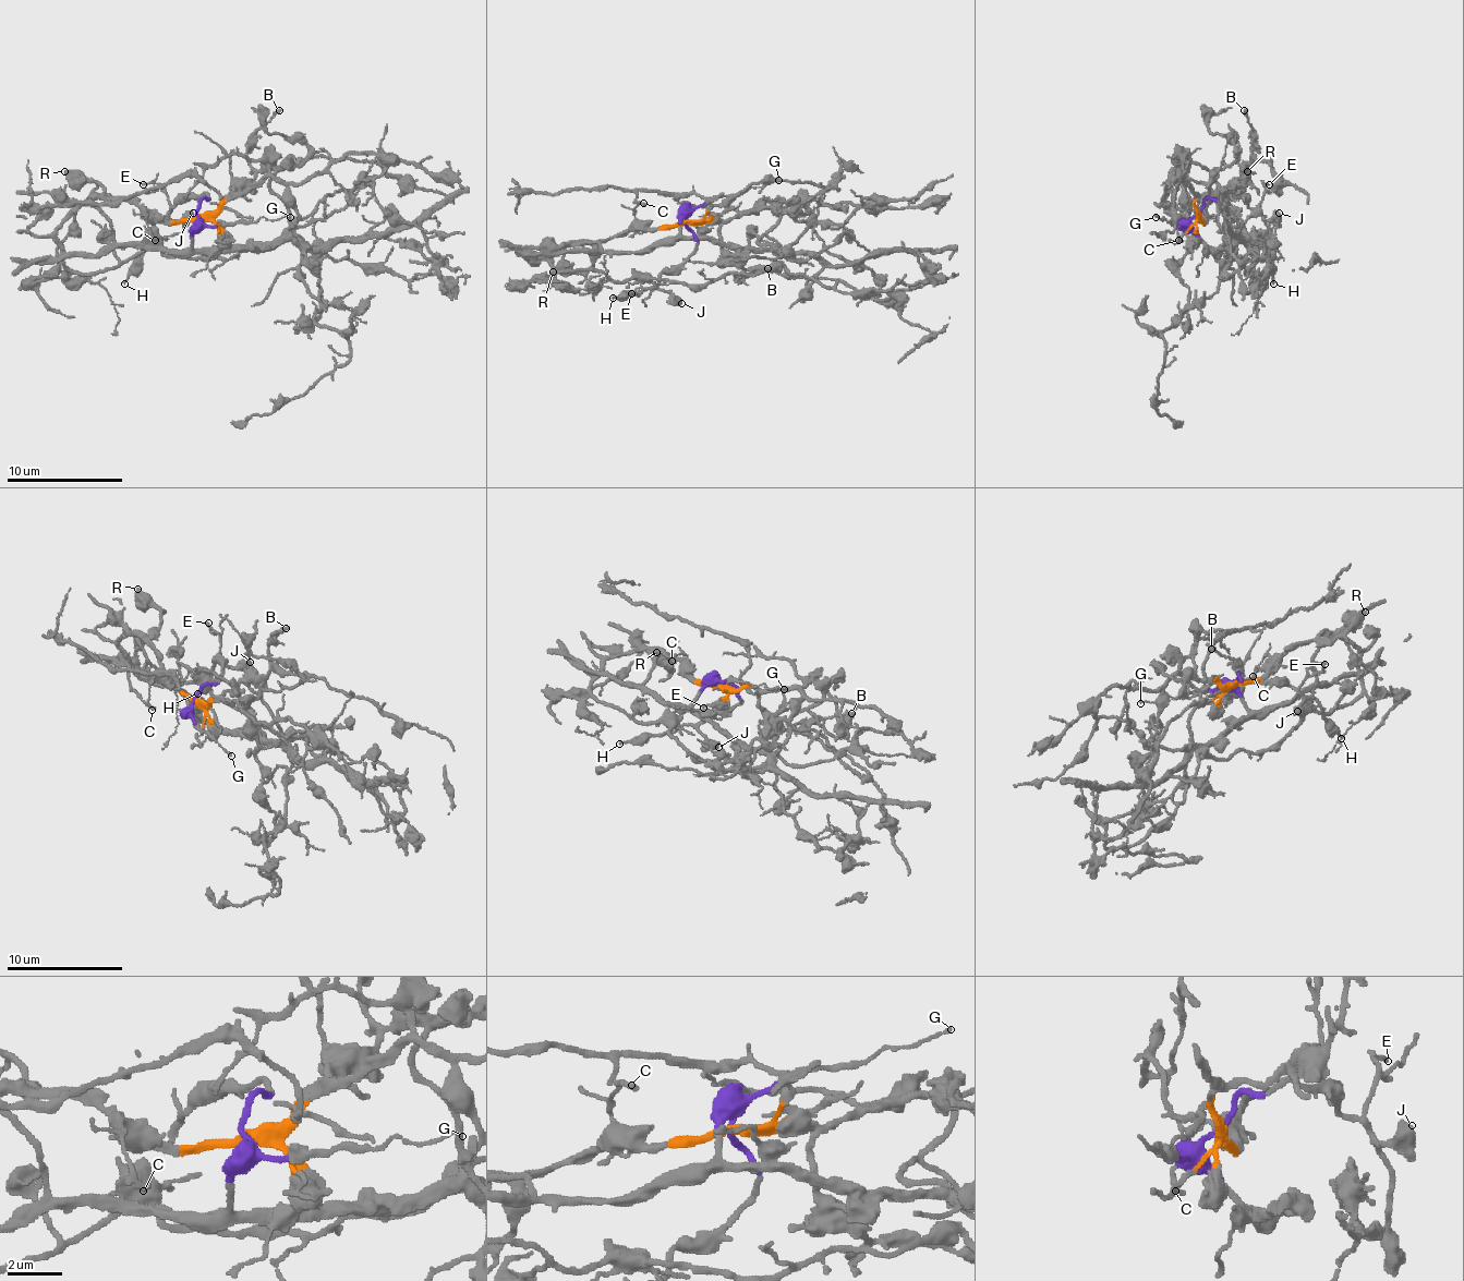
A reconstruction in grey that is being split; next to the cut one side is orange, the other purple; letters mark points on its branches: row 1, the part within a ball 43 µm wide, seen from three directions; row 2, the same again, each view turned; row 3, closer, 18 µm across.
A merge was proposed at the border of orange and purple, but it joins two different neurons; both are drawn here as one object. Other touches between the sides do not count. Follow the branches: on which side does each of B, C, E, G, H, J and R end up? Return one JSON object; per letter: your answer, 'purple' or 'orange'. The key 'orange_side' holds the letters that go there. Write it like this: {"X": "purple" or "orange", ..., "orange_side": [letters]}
{"B": "orange", "C": "orange", "E": "purple", "G": "purple", "H": "purple", "J": "purple", "R": "orange", "orange_side": ["B", "C", "R"]}

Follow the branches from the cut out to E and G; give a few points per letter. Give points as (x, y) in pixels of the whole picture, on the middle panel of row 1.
E: (686, 222), (694, 234), (692, 252), (666, 269), (660, 281), (649, 290), (637, 287), (631, 292)
G: (686, 222), (698, 205), (779, 179)

